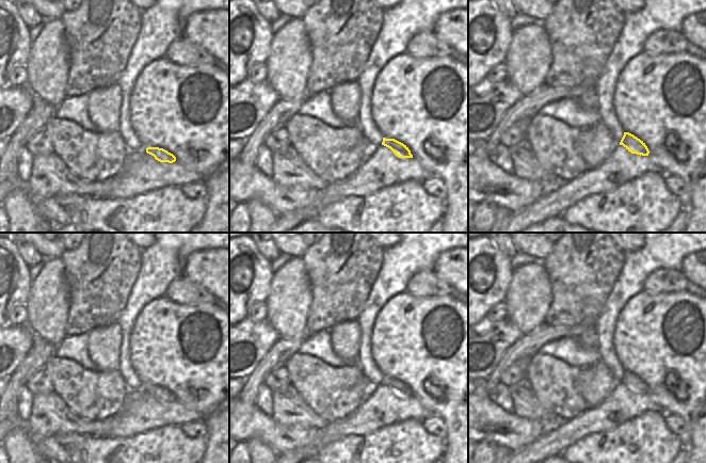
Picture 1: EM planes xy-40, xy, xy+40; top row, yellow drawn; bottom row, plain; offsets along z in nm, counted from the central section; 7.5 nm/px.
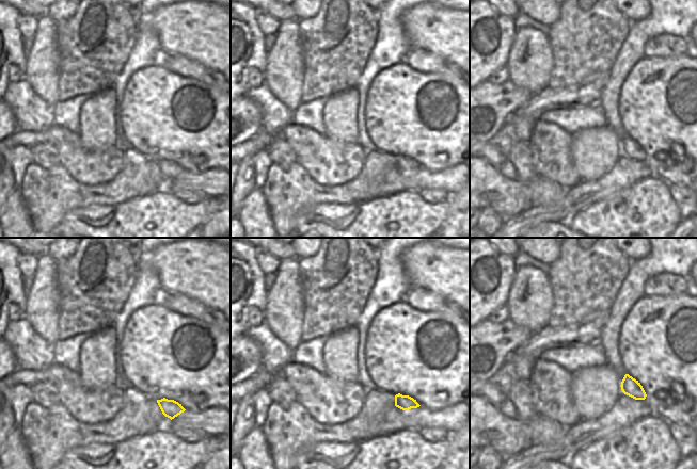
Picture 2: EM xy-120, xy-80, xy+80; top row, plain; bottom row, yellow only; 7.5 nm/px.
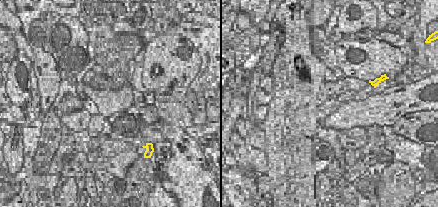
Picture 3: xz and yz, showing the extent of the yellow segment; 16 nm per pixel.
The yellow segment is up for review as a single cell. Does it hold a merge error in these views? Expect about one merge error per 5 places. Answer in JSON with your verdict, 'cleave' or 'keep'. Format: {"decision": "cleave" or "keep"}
{"decision": "keep"}

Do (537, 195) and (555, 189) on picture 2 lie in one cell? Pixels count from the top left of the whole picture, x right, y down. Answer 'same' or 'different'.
same

